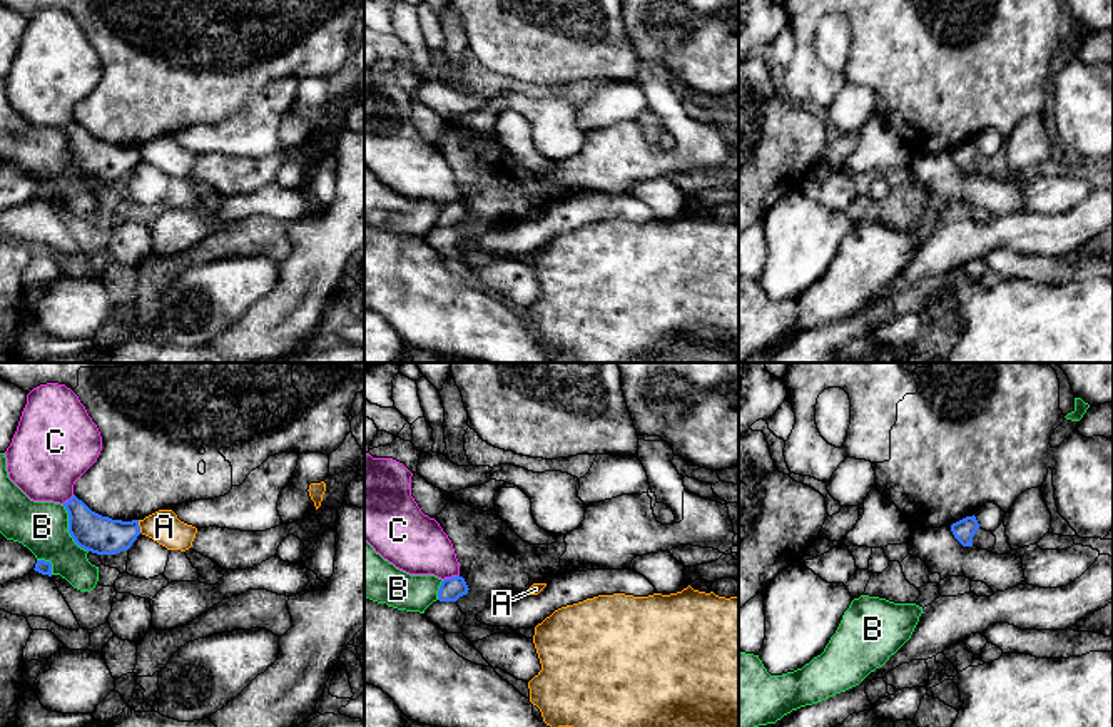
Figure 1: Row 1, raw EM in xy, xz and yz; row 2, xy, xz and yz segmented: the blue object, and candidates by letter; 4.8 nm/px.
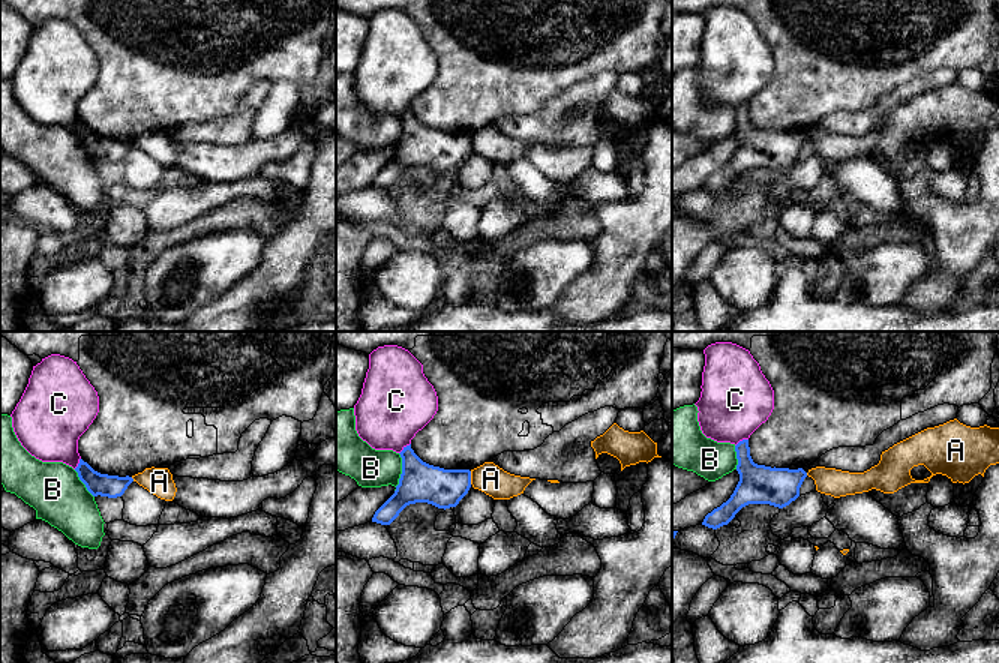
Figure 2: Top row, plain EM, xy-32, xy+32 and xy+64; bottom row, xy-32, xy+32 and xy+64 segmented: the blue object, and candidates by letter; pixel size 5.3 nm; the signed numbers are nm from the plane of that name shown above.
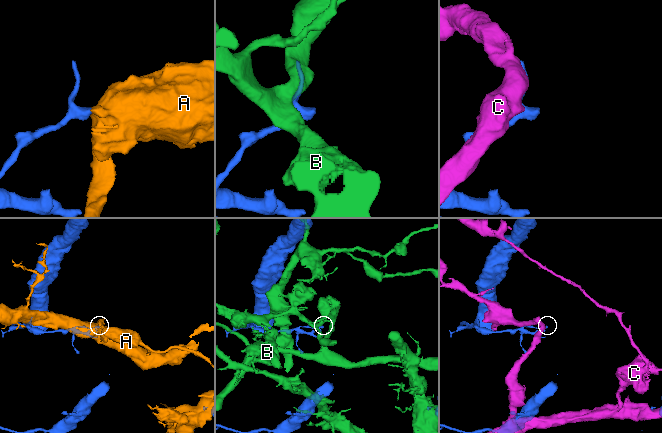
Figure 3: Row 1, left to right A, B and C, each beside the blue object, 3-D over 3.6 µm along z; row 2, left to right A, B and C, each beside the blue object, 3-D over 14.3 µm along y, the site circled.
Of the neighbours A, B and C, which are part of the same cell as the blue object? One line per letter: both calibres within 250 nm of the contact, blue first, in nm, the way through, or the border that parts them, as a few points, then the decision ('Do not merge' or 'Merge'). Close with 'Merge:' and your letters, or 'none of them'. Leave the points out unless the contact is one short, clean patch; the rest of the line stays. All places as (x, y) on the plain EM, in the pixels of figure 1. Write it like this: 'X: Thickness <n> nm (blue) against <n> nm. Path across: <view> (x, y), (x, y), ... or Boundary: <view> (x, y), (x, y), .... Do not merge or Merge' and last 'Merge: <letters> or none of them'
A: Thickness 190 nm (blue) against 160 nm. Boundary: xy (137, 146), (141, 157). Do not merge
B: Thickness 190 nm (blue) against 240 nm. Do not merge
C: Thickness 110 nm (blue) against 280 nm. Do not merge
Merge: none of them

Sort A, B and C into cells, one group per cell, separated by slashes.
A / B / C

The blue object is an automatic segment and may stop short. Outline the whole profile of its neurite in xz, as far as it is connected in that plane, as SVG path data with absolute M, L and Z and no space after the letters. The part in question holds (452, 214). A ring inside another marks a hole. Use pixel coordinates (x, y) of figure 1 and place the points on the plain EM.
M463 202L445 204L438 216L440 227L456 227L460 222L468 219L468 211Z

